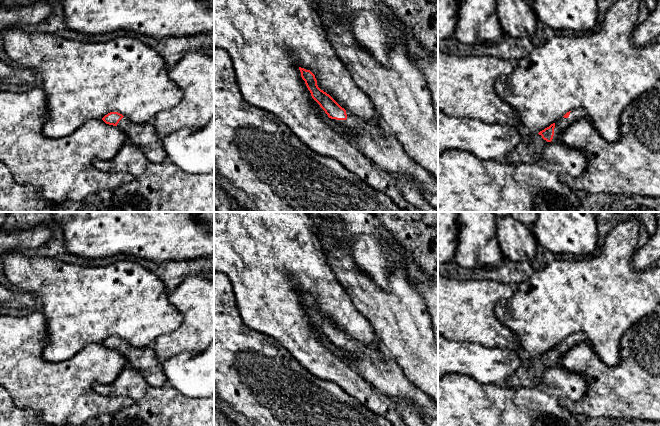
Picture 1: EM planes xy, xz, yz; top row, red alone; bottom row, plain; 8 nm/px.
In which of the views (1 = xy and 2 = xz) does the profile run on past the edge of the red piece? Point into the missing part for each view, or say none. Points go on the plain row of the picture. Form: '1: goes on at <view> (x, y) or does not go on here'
1: goes on at xy (144, 359)
2: goes on at xz (373, 364)

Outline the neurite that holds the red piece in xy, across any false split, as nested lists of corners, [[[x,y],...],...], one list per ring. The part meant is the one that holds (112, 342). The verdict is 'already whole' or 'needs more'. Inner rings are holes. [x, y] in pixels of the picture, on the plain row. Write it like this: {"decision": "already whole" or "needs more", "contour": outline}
{"decision": "needs more", "contour": [[[110,336],[102,344],[126,357],[127,366],[139,371],[151,388],[159,388],[167,384],[162,364],[152,346],[136,348],[118,336]]]}

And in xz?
{"decision": "needs more", "contour": [[[299,291],[312,322],[329,342],[354,355],[352,367],[385,397],[402,398],[421,408],[427,426],[438,426],[438,406],[425,392],[416,387],[402,372],[399,365],[379,348],[367,346],[342,332],[329,318],[317,309],[315,299]]]}

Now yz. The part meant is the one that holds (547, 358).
{"decision": "needs more", "contour": [[[576,332],[539,357],[523,360],[520,367],[507,379],[505,386],[515,389],[538,386],[542,383],[546,369],[559,366],[559,360],[577,343],[584,341],[586,341],[585,334]]]}

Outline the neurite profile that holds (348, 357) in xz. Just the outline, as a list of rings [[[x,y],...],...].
[[[328,339],[325,340],[325,344],[329,349],[333,350],[340,356],[344,357],[348,361],[348,363],[352,366],[353,360],[356,359],[354,355],[350,355],[347,352],[340,350],[333,343],[329,342]]]

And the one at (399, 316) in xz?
[[[310,212],[311,224],[321,243],[327,264],[334,272],[340,284],[350,296],[354,306],[366,317],[373,327],[382,348],[389,353],[392,359],[399,365],[406,377],[420,390],[429,395],[438,406],[438,341],[435,338],[432,318],[428,311],[423,296],[406,276],[402,266],[391,269],[388,276],[389,288],[380,288],[373,279],[357,267],[346,244],[335,240],[331,235],[333,220],[330,216],[334,212]]]

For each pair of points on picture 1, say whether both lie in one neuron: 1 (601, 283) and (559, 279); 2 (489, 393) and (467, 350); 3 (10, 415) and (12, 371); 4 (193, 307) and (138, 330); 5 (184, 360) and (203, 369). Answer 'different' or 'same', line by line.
1: same
2: different
3: different
4: different
5: same

